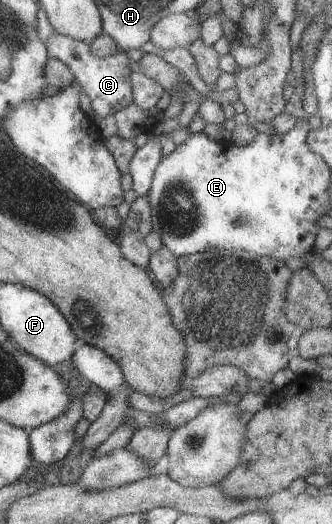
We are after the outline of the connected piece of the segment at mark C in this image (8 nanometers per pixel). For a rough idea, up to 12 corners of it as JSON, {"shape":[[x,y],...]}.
{"shape":[[54,35],[65,63],[98,118],[134,102],[126,51],[99,58],[89,42]]}

